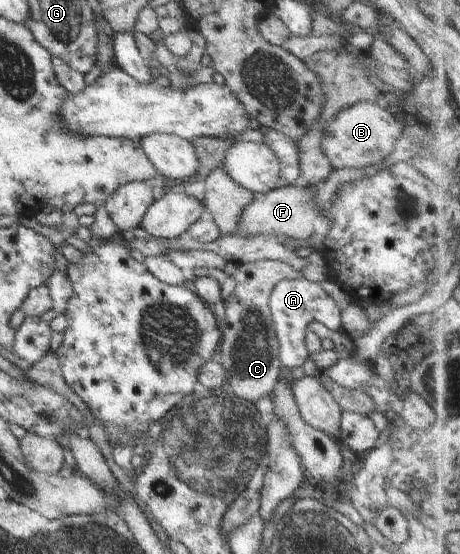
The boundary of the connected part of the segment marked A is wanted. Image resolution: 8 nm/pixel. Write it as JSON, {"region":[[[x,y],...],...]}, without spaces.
{"region":[[[280,280],[270,294],[269,308],[278,340],[280,363],[292,369],[302,367],[308,357],[305,335],[310,322],[320,322],[328,329],[342,332],[341,309],[318,283],[301,280]]]}

